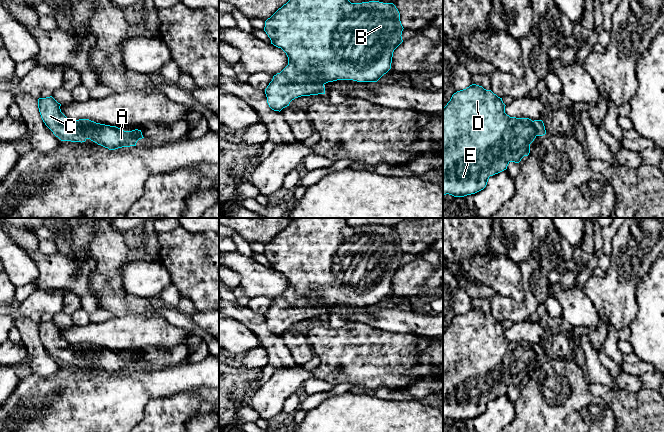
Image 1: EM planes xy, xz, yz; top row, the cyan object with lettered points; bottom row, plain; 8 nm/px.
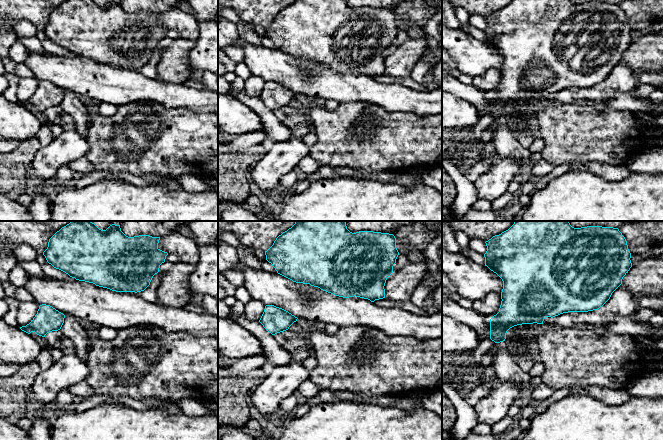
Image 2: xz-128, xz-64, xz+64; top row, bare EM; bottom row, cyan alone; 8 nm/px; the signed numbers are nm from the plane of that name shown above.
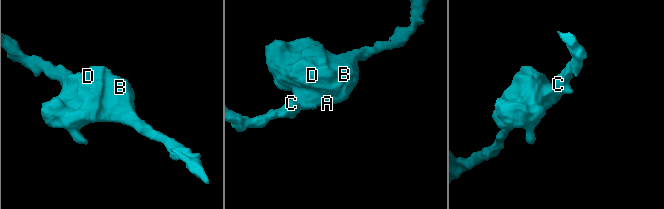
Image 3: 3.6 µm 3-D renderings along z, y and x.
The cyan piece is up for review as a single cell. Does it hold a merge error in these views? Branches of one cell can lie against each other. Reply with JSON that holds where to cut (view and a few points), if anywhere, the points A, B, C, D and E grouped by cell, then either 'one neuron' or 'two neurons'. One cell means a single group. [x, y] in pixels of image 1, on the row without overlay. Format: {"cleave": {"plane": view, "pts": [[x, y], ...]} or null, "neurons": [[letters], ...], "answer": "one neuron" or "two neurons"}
{"cleave": null, "neurons": [["A", "B", "C", "D", "E"]], "answer": "one neuron"}

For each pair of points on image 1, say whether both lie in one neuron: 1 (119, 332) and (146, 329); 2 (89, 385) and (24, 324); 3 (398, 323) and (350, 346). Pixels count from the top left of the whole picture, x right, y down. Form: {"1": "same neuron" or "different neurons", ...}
{"1": "same neuron", "2": "different neurons", "3": "different neurons"}

